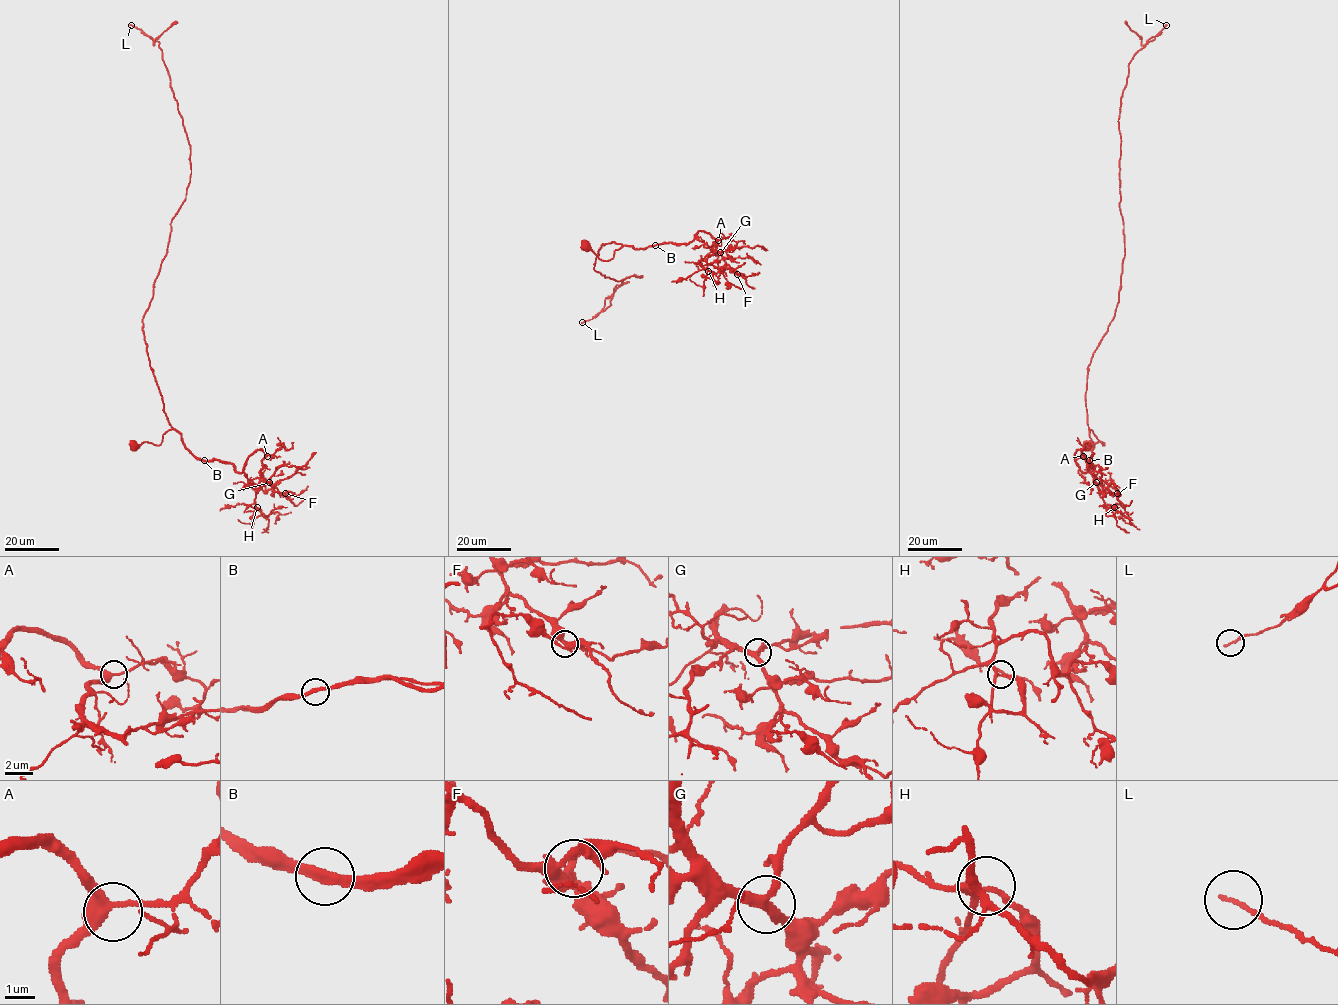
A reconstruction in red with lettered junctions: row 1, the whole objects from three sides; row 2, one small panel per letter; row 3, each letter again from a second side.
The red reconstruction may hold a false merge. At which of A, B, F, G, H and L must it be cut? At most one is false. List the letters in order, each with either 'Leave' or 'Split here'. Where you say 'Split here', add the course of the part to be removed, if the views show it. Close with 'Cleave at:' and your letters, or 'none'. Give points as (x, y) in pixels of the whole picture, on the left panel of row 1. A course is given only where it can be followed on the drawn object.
A: Leave
B: Leave
F: Leave
G: Leave
H: Leave
L: Leave
Cleave at: none

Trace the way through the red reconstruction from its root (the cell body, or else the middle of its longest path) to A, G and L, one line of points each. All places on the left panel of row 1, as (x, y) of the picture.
A: (134, 446), (158, 446), (164, 434), (175, 429), (195, 457), (230, 462), (237, 472), (257, 450), (267, 456)
G: (134, 446), (145, 441), (158, 446), (164, 434), (175, 429), (197, 458), (230, 462), (254, 484), (269, 482)
L: (134, 446), (158, 446), (172, 428), (143, 318), (191, 165), (159, 43), (131, 25)

